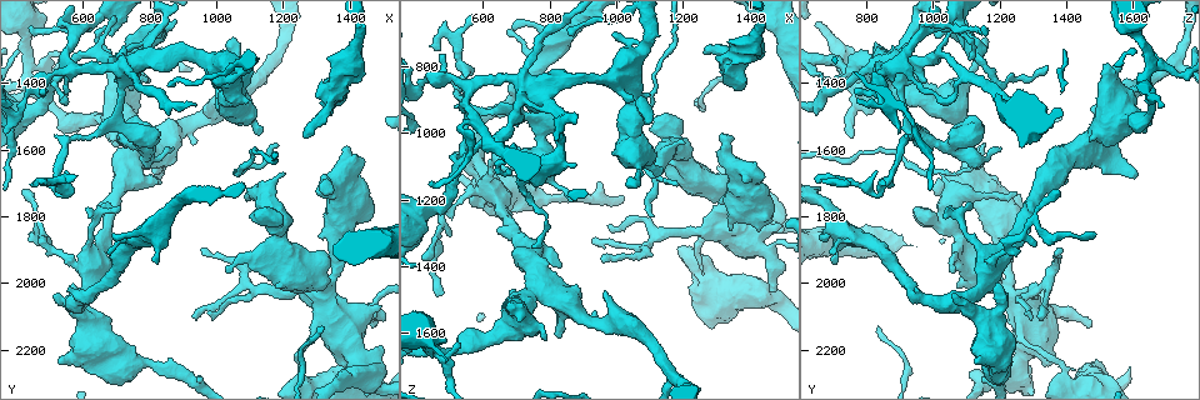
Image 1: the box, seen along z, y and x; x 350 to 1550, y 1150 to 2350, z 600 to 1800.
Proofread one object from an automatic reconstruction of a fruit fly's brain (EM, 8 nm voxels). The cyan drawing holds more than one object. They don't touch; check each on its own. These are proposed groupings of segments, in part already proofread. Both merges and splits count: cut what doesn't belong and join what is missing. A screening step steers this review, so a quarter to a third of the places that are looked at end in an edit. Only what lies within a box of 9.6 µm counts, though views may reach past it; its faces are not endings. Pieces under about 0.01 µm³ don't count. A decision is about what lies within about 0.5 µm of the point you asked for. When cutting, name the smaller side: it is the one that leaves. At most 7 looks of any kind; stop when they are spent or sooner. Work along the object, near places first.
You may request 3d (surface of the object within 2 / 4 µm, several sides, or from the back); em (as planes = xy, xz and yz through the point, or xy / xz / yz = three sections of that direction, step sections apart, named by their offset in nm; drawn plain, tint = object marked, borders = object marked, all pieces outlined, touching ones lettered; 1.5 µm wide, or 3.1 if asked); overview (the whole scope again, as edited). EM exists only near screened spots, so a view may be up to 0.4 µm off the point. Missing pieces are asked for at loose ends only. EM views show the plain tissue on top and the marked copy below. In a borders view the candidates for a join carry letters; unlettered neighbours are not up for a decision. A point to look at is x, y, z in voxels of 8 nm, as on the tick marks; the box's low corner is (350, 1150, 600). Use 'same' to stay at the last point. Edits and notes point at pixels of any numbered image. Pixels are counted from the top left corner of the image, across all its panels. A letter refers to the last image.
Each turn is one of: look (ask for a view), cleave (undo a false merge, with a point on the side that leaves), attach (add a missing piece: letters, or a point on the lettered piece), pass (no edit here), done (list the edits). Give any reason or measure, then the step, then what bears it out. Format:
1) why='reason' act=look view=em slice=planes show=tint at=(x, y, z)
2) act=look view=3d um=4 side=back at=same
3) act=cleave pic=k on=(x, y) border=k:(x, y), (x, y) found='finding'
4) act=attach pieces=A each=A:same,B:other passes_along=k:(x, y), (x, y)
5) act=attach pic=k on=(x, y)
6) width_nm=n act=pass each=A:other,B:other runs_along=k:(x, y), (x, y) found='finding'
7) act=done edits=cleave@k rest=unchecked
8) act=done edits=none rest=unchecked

why='sudden change in width' act=look view=em slice=planes show=tint at=(1250, 2250, 1370)

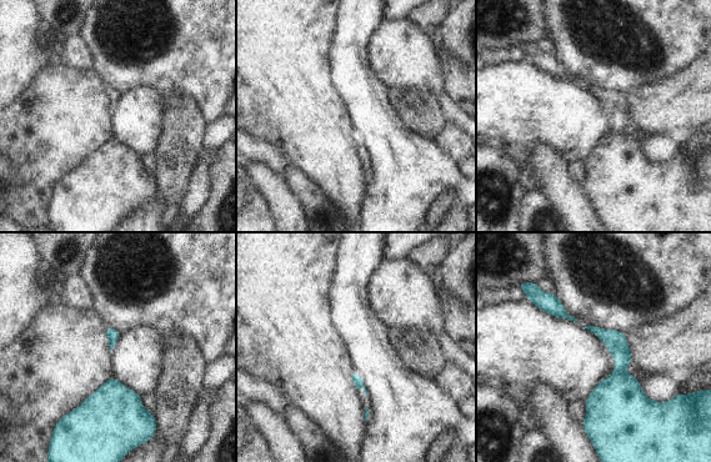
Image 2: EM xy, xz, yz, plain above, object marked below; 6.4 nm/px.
why='see the neighbours' act=look view=em slice=planes show=borders at=same

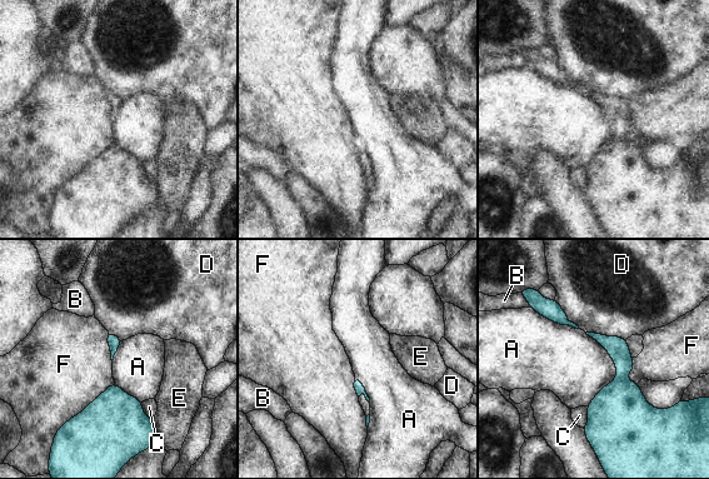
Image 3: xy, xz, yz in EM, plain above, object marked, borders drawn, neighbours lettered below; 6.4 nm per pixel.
longest_contact=A:480nm act=cleave pic=3 on=(619, 417) each=A:other,B:other,C:other,D:other,E:other,F:other border=3:(617, 378), (624, 379) found='two neurons meet here'

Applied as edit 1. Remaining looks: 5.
why='calibre changes' act=look view=3d um=4 side=back at=(620, 1860, 1120)

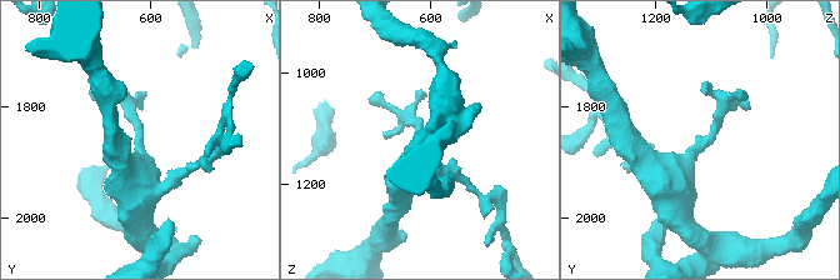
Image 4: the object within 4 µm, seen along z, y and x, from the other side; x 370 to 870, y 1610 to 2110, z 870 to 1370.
act=look view=em slice=xy step=4 show=tint at=(625, 1860, 1115)

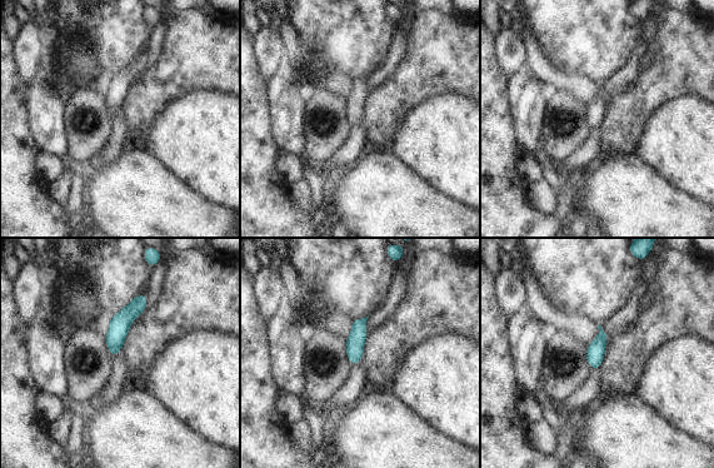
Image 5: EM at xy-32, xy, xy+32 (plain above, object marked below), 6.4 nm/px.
act=look view=em slice=planes show=borders at=same

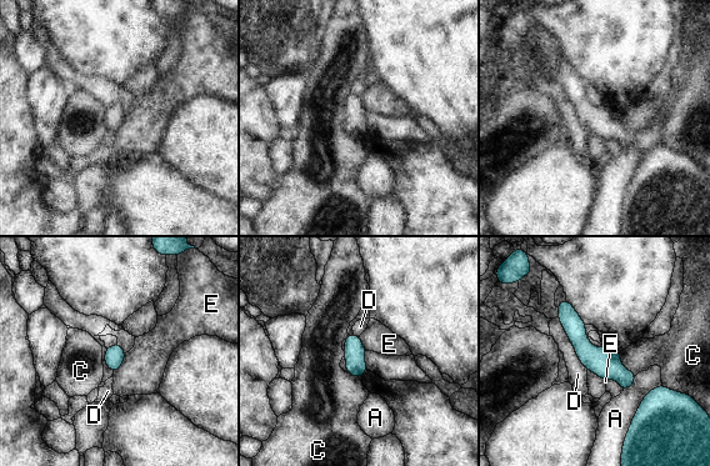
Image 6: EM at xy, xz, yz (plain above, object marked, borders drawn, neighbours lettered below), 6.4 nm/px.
act=pass each=A:other,C:other,D:other,E:other found='one neuron here'

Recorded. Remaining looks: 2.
why='stops while still wide' act=look view=3d um=4 at=(1380, 1450, 870)

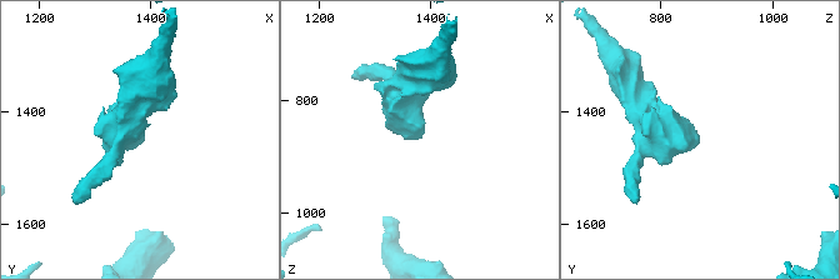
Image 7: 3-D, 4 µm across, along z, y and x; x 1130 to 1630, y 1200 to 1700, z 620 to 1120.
act=look view=em slice=planes show=borders at=(1385, 1450, 860)

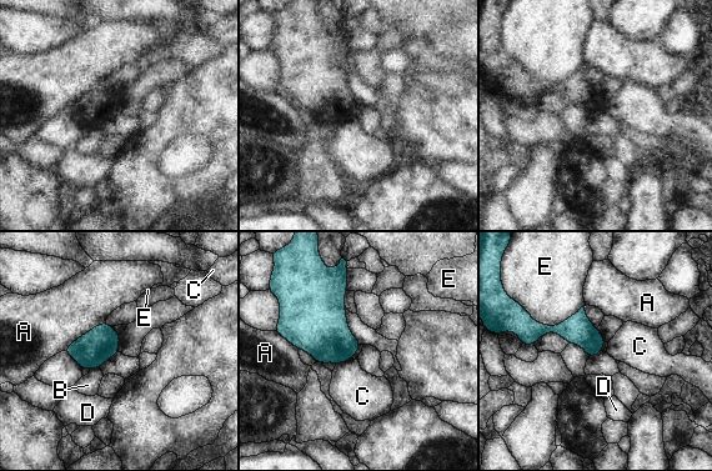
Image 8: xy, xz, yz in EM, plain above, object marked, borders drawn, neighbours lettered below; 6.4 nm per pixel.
act=pass each=A:other,B:other,C:other,D:other,E:other found='no lettered piece goes on from it'

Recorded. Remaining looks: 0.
act=done edits=cleave@3 rest=unchecked

